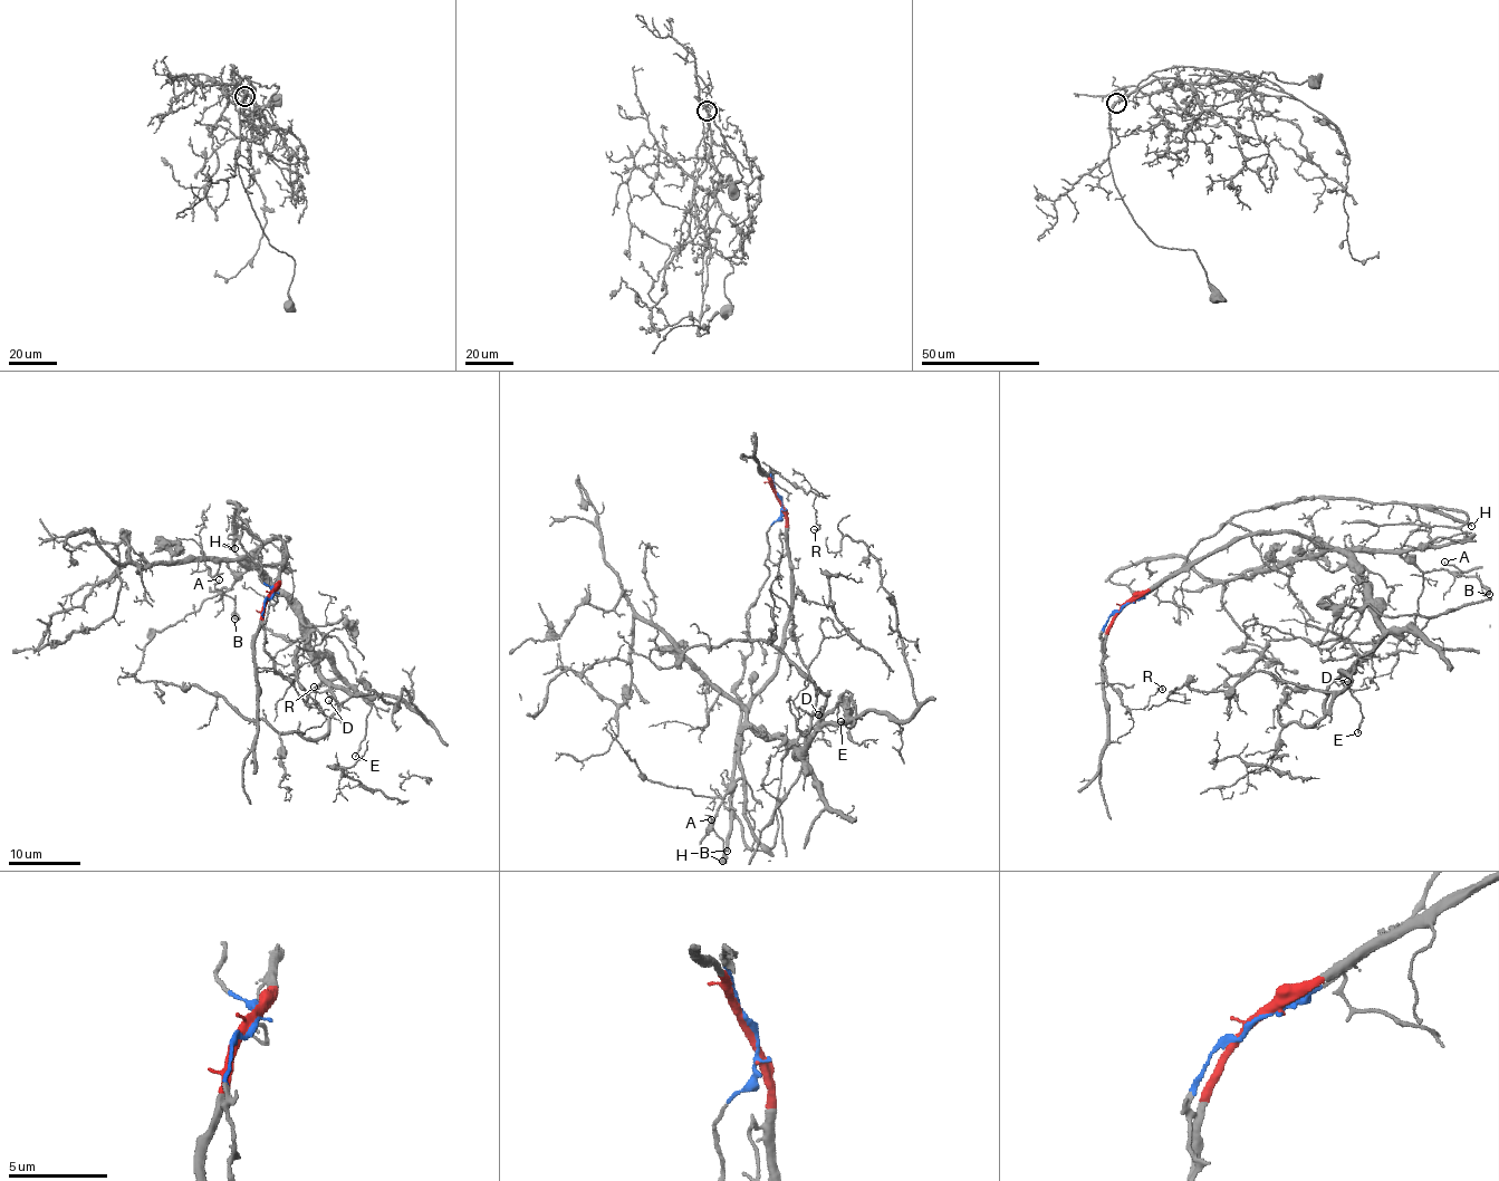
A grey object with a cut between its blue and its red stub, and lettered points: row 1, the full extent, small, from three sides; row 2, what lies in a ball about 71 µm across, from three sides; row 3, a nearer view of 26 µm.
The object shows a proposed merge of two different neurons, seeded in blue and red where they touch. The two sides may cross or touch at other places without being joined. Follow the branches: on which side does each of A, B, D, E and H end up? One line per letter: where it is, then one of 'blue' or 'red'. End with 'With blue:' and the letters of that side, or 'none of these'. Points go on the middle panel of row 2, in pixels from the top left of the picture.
A: (711, 819) | red
B: (722, 861) | red
D: (818, 714) | red
E: (841, 721) | red
H: (727, 851) | blue
With blue: H

